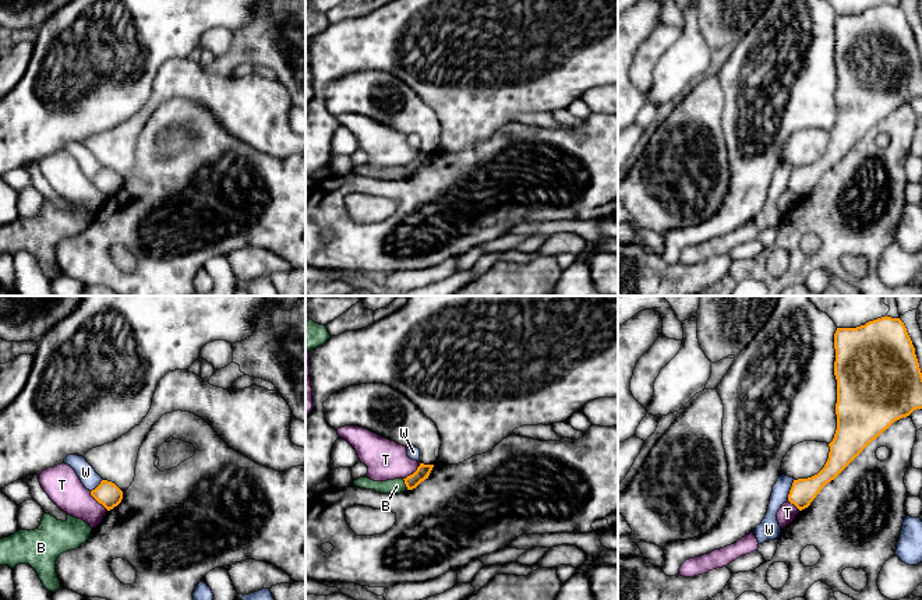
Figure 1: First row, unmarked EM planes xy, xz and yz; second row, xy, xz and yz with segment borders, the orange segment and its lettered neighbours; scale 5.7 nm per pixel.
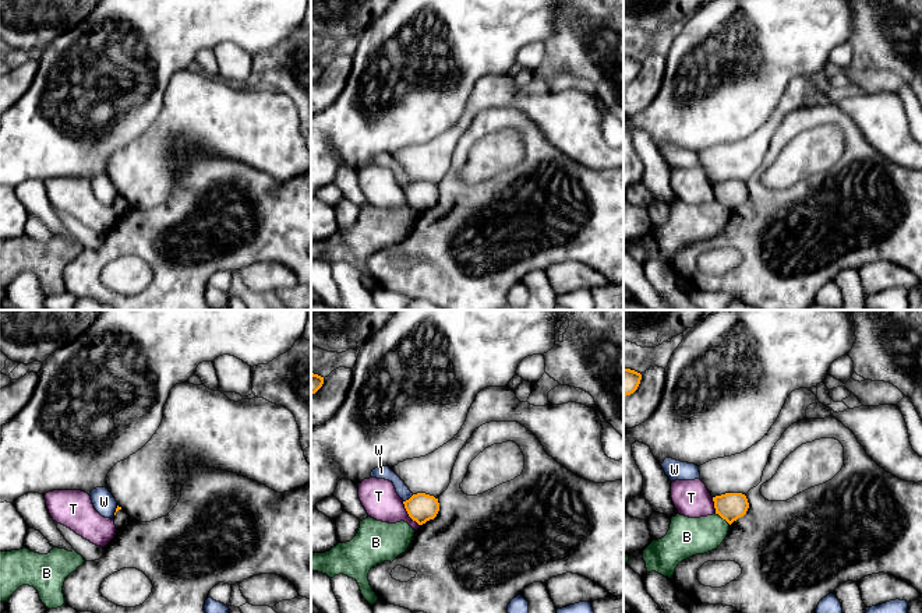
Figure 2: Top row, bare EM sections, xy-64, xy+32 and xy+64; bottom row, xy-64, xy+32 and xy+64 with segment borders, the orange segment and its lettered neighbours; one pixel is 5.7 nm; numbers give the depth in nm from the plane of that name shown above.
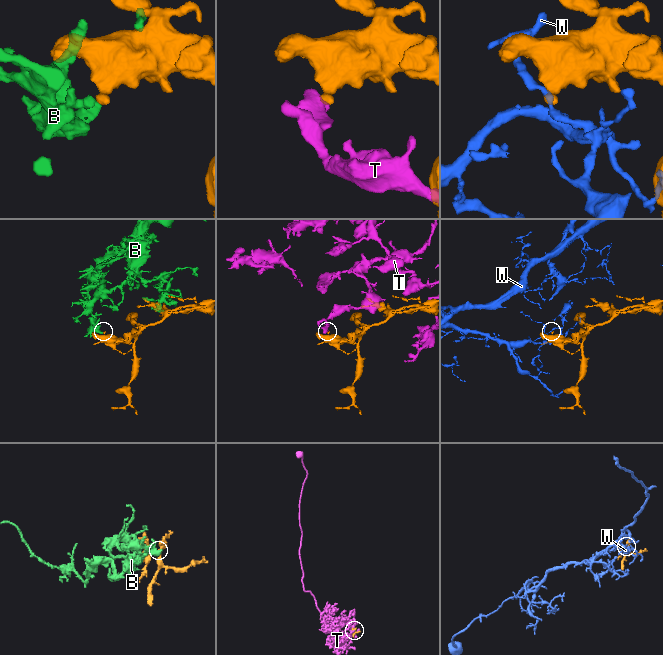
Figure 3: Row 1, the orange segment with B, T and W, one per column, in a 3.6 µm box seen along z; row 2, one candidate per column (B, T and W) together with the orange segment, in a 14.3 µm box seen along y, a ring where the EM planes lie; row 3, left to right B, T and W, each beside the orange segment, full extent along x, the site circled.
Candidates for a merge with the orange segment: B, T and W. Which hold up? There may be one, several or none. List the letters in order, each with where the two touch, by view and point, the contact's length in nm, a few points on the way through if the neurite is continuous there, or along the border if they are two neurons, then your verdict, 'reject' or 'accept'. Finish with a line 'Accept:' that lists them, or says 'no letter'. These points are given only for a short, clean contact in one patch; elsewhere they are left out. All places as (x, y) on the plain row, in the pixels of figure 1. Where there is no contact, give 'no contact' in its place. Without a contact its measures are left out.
B: contact xz (405, 170); length 70 nm; border xz (402, 166), (407, 176); reject
T: contact xy (98, 189); length 160 nm; reject
W: contact yz (790, 177); length 130 nm; reject
Accept: no letter

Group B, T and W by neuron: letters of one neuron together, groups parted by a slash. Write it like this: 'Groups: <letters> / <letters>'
Groups: B / T / W

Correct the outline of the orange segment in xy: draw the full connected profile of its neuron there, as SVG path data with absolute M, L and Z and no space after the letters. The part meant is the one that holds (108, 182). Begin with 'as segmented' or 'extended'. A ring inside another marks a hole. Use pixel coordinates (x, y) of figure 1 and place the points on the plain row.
as segmented; M102 167L100 172L91 179L91 183L107 198L117 194L123 187L123 179L114 170L107 167Z

